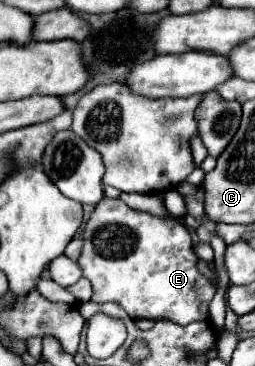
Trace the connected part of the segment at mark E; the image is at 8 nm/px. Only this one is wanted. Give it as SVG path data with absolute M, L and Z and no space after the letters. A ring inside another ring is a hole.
M104 197L90 213L82 231L84 247L78 259L84 277L92 283L94 303L118 303L132 319L168 319L178 325L190 325L194 321L208 319L208 307L216 295L212 279L204 277L198 269L198 257L192 247L192 237L186 225L178 219L156 219L150 213L134 211L120 199Z

